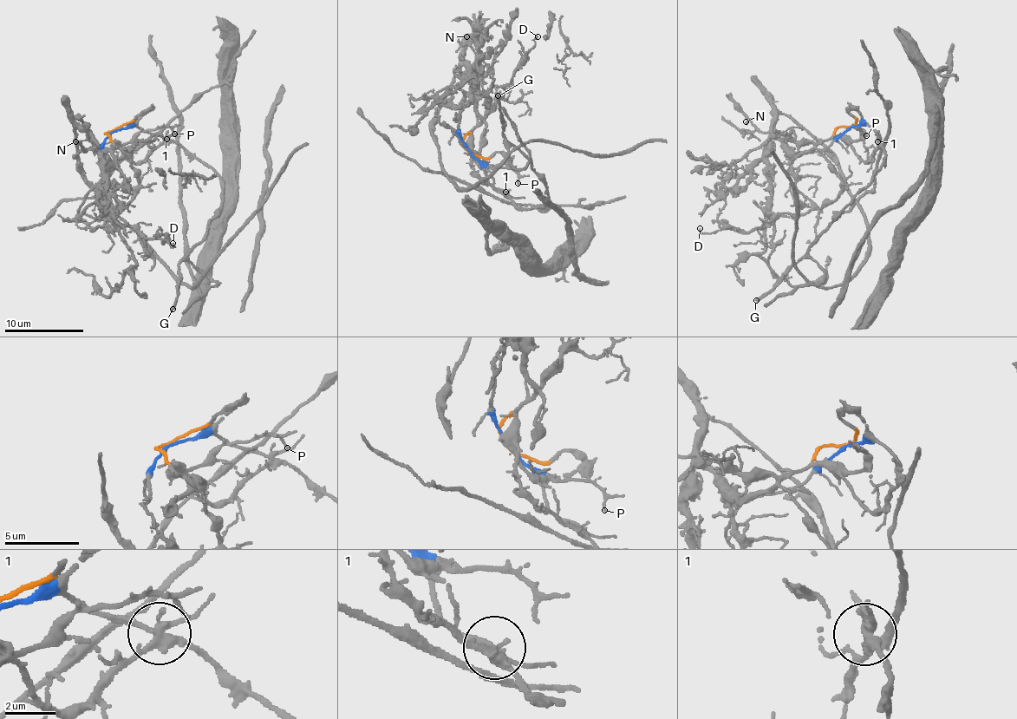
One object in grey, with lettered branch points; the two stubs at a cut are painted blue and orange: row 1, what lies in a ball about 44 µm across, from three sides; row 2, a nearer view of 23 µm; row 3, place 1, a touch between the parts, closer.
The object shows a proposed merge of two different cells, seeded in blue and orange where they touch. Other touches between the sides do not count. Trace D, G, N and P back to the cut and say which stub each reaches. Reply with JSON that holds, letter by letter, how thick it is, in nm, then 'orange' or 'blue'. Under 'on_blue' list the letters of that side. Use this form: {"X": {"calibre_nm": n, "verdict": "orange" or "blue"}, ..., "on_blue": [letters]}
{"D": {"calibre_nm": 140, "verdict": "orange"}, "G": {"calibre_nm": 240, "verdict": "blue"}, "N": {"calibre_nm": 150, "verdict": "orange"}, "P": {"calibre_nm": 130, "verdict": "orange"}, "on_blue": ["G"]}

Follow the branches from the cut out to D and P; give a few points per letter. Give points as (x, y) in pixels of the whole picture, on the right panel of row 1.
D: (852, 126), (809, 150), (791, 151), (772, 140), (766, 206), (775, 216), (762, 227), (699, 228)
P: (852, 126), (844, 126), (834, 133), (850, 136), (857, 141), (861, 131), (857, 127), (862, 127), (866, 136)

